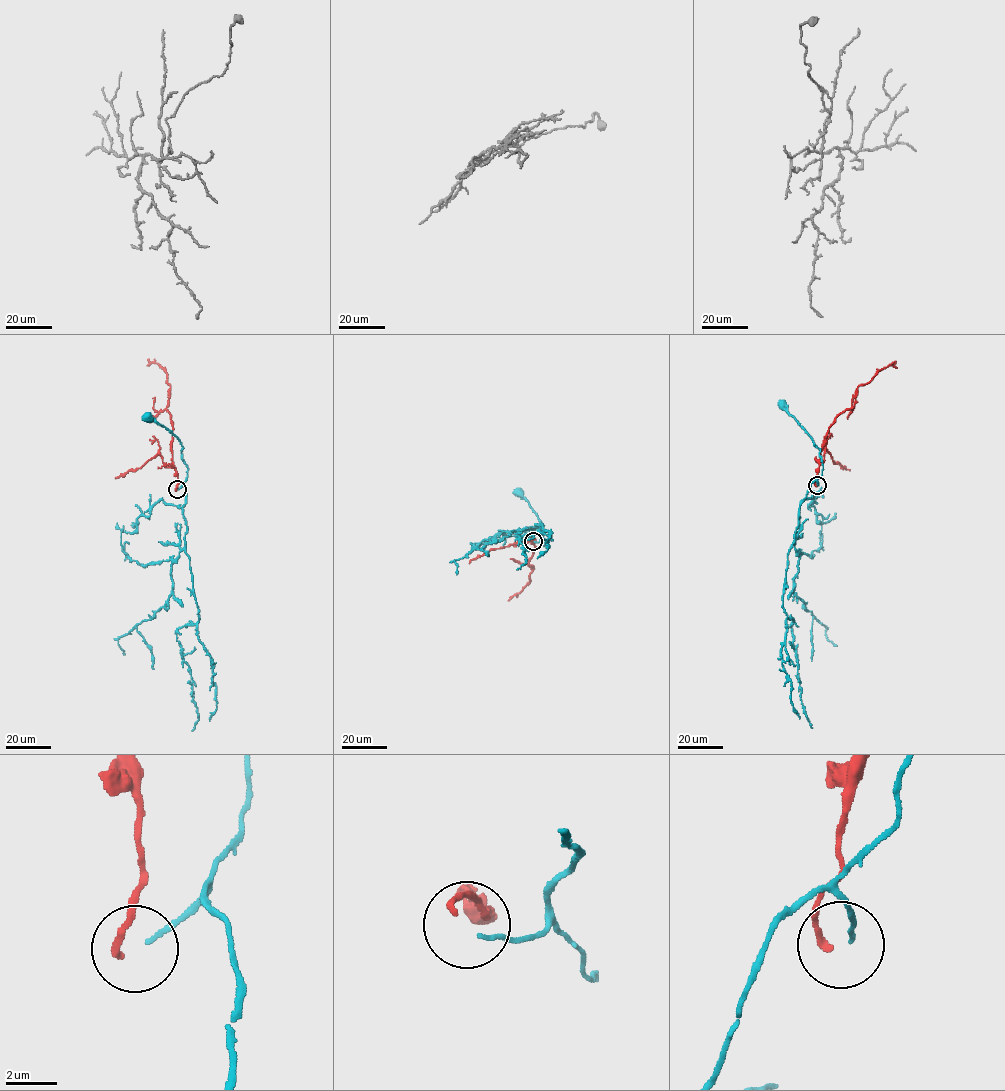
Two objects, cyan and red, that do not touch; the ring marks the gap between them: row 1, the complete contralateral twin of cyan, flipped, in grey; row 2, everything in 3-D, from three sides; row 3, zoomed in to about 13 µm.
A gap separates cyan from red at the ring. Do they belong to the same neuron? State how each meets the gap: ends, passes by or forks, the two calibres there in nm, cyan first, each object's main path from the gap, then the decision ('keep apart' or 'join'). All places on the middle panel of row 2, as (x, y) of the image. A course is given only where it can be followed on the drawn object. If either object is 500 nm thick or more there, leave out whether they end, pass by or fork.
cyan ends | red ends | 160/200 nm | cyan via (534, 542), (540, 540), (545, 546), (542, 540), (543, 525), (517, 492) | red via (532, 540), (535, 539), (531, 540), (535, 547), (528, 565), (533, 567), (530, 581), (508, 600) | join

